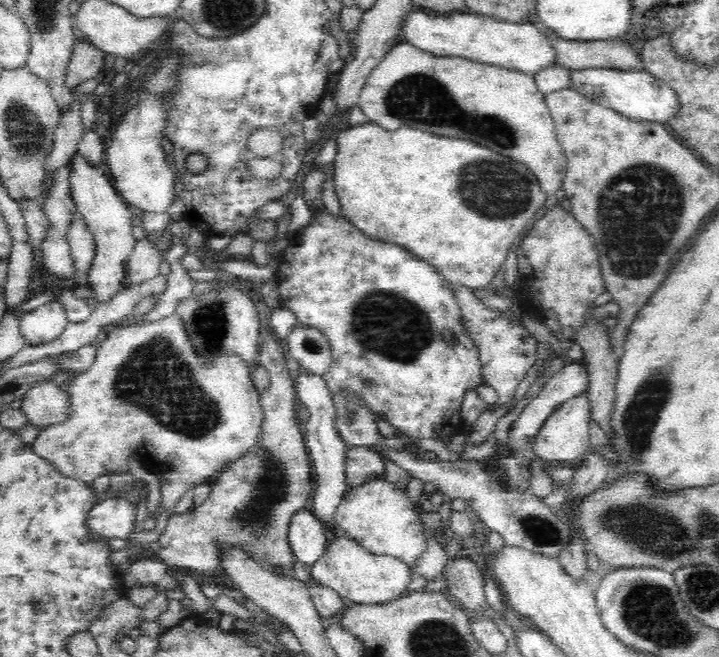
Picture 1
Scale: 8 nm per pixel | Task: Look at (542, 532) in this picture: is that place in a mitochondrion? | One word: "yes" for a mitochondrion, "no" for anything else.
yes

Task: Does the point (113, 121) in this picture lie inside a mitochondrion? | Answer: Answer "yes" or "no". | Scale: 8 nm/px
no

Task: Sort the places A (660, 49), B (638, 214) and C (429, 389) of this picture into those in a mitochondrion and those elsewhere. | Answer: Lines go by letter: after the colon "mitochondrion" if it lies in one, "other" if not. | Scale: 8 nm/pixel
A: other
B: mitochondrion
C: other

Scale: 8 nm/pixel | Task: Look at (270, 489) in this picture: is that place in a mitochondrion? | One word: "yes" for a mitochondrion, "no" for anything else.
yes

